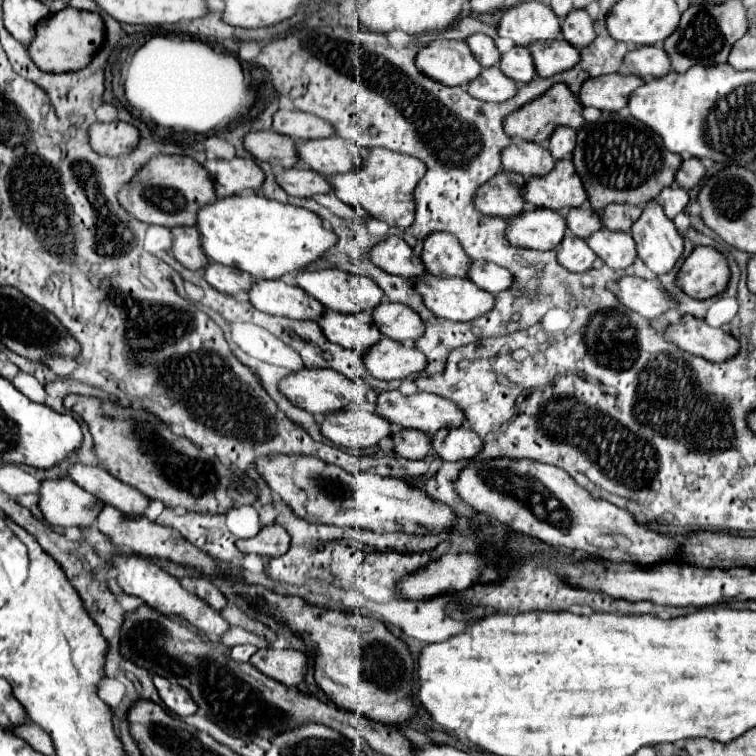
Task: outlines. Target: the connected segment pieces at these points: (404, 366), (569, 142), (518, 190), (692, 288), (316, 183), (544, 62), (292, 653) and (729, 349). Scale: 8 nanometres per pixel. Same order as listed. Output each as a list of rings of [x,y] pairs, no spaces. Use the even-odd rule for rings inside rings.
[[[383,338],[379,344],[369,348],[363,362],[371,376],[379,380],[419,376],[427,368],[427,358],[421,350],[391,338]]]
[[[559,126],[555,130],[555,134],[551,136],[551,140],[549,140],[549,150],[551,150],[555,160],[569,158],[575,150],[575,130]]]
[[[499,172],[477,190],[475,206],[483,214],[511,218],[523,214],[523,182],[525,178],[515,172]]]
[[[697,246],[679,270],[677,284],[693,298],[711,298],[725,292],[731,278],[727,258],[715,248]]]
[[[289,168],[277,174],[279,186],[291,196],[311,198],[315,194],[329,194],[333,188],[329,180],[307,168]]]
[[[557,38],[555,42],[535,42],[529,50],[533,54],[537,74],[543,78],[571,70],[571,66],[575,66],[581,58],[579,50],[563,38]]]
[[[257,650],[251,664],[265,676],[275,678],[285,686],[299,686],[303,682],[307,656],[297,650]]]
[[[689,314],[679,324],[671,324],[665,332],[665,338],[677,344],[681,350],[703,356],[711,362],[725,362],[739,352],[739,340],[731,332],[711,328],[705,320]]]

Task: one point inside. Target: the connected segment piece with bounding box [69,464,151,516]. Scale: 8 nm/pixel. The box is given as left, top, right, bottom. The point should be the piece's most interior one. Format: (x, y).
(93, 479)

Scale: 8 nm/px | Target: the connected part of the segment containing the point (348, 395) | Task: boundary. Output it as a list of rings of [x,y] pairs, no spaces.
[[[303,368],[299,372],[293,372],[291,376],[283,378],[279,388],[295,406],[321,416],[333,414],[335,410],[345,410],[353,402],[361,404],[363,400],[367,400],[367,392],[371,390],[371,386],[365,380],[349,380],[347,376],[335,370],[323,370],[323,368],[317,368],[317,370]]]

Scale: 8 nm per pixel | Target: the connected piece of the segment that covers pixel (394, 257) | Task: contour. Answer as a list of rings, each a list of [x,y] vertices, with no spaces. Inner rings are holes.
[[[391,236],[379,242],[371,250],[371,260],[375,266],[383,268],[385,272],[397,274],[403,278],[419,278],[419,274],[427,272],[423,260],[399,236]]]

